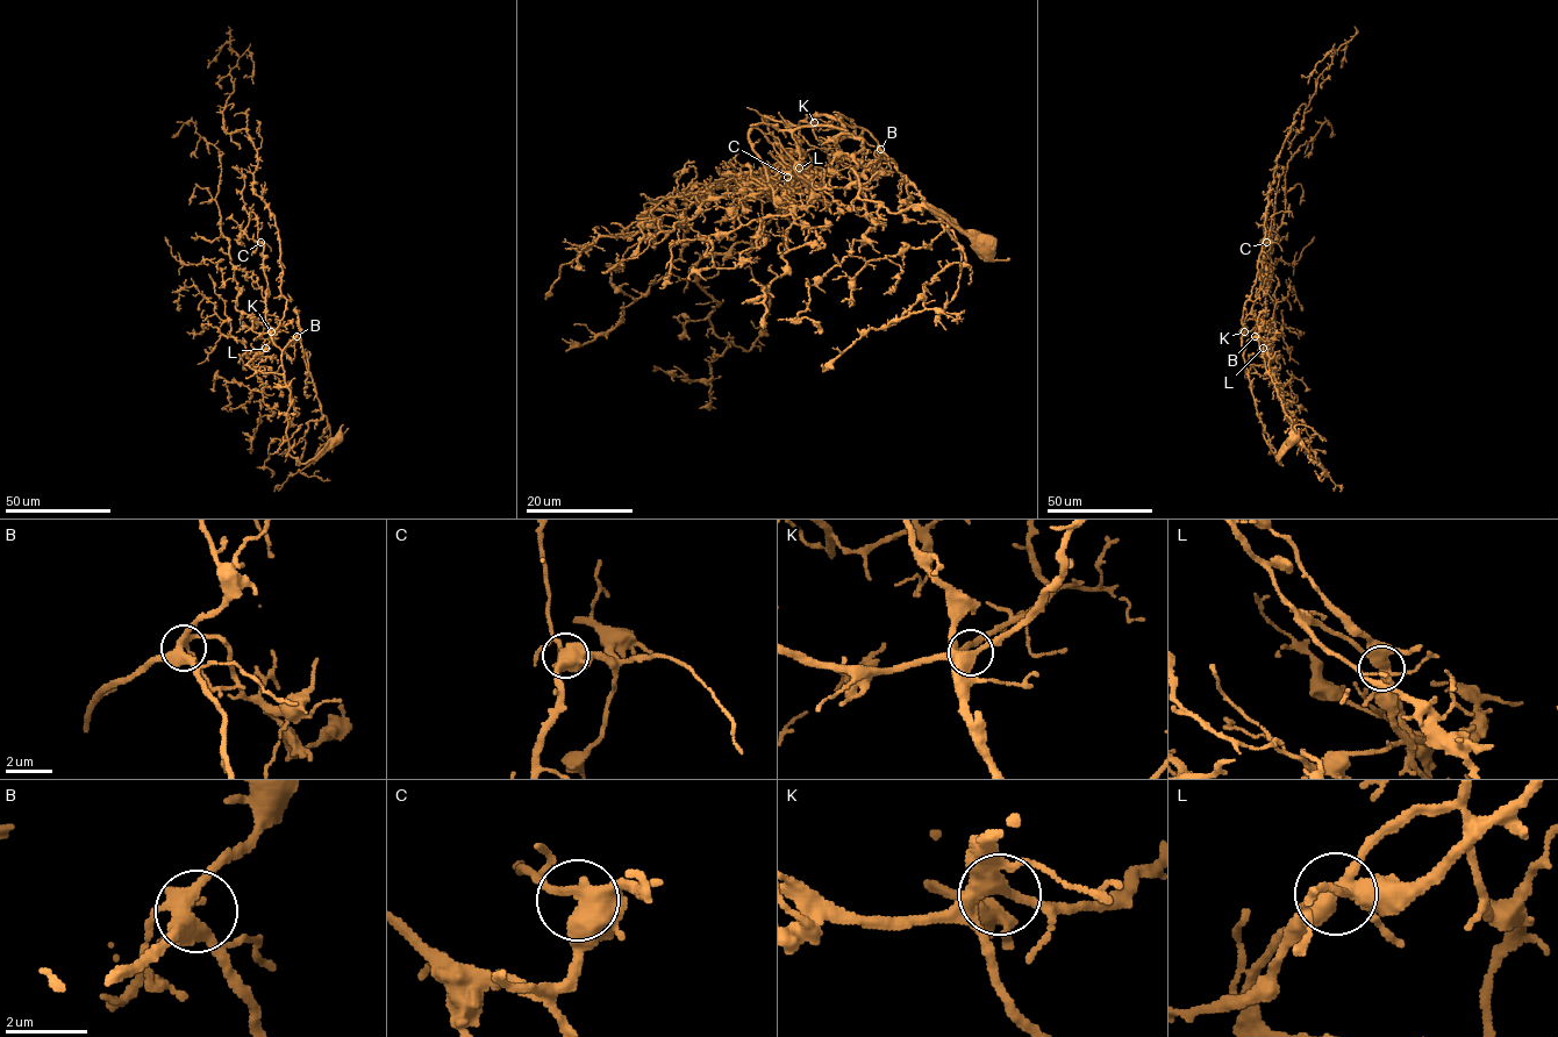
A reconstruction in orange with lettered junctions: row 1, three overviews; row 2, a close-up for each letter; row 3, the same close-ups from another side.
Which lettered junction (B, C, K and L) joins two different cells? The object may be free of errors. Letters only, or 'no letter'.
L

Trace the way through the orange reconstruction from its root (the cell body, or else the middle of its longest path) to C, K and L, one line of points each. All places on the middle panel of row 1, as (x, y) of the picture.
C: (987, 247), (929, 207), (862, 199), (863, 141), (841, 120), (800, 122), (805, 163), (787, 177)
K: (987, 247), (929, 207), (890, 213), (862, 199), (852, 170), (863, 141), (841, 120), (814, 114), (814, 122)
L: (987, 247), (929, 207), (890, 213), (862, 199), (852, 170), (863, 141), (843, 129), (754, 127), (800, 169)

